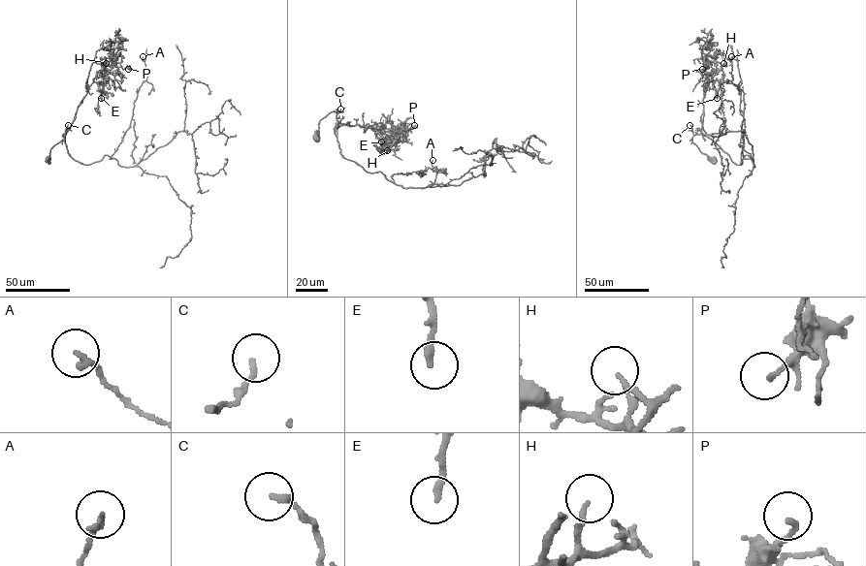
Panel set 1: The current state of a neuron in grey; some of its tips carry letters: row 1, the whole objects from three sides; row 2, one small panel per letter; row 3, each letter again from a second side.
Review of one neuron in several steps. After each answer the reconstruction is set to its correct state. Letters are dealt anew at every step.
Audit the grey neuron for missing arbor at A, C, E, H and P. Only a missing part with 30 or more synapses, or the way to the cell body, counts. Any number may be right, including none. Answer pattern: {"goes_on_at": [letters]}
{"goes_on_at": ["E", "H"]}

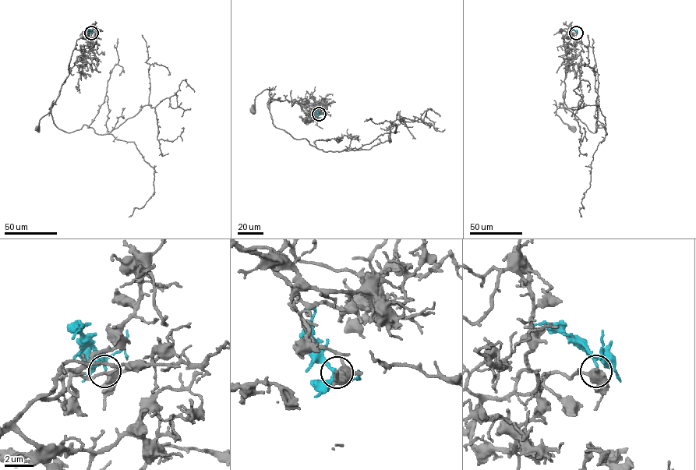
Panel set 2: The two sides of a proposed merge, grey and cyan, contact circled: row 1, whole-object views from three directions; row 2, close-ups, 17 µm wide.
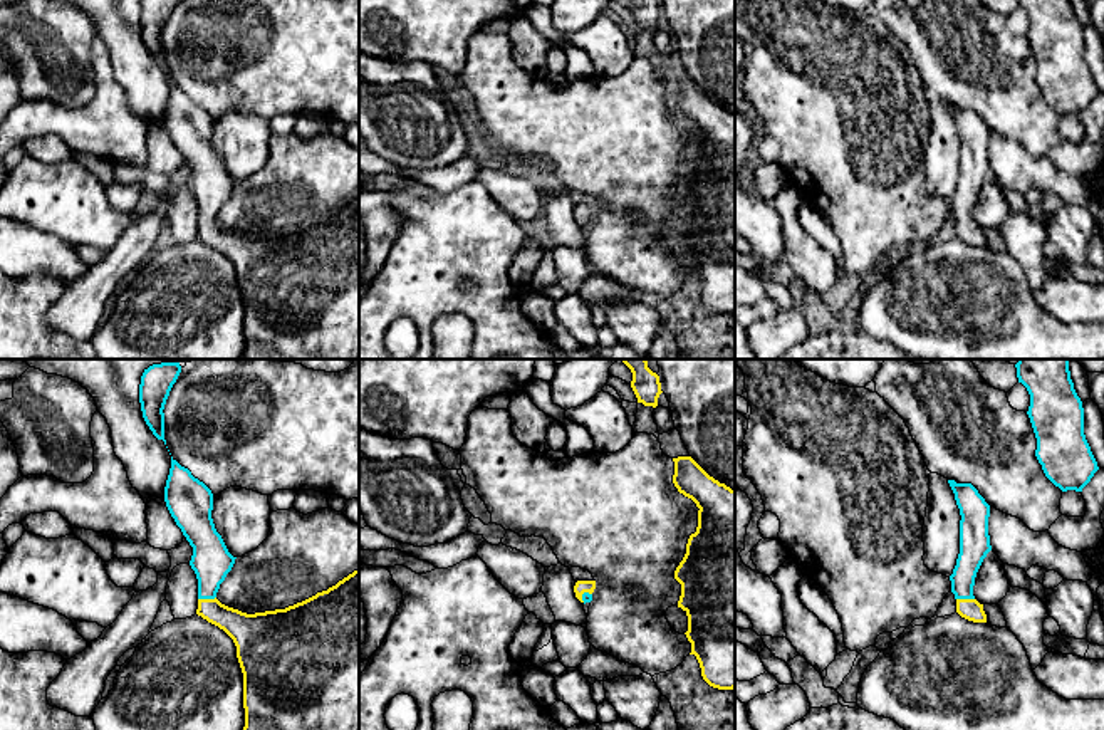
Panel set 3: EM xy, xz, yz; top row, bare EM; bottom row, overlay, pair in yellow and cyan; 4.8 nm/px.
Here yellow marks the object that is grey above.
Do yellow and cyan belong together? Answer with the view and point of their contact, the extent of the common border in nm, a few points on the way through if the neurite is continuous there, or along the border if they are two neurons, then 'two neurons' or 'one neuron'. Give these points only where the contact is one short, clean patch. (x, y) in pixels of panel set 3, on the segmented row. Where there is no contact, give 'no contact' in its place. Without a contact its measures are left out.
meets yellow in xy at (207, 599); contact 90 nm long; runs through xy (247, 631), (225, 618), (207, 599), (210, 561); one neuron

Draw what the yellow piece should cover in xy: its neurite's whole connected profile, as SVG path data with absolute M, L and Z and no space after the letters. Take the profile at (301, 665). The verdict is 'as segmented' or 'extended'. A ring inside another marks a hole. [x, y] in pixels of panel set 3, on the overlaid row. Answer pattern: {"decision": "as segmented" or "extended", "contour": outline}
{"decision": "extended", "contour": "M171 456L164 502L193 547L196 614L223 629L237 646L243 673L243 730L359 730L359 569L327 591L285 609L247 614L216 599L235 559L216 532L211 490Z"}

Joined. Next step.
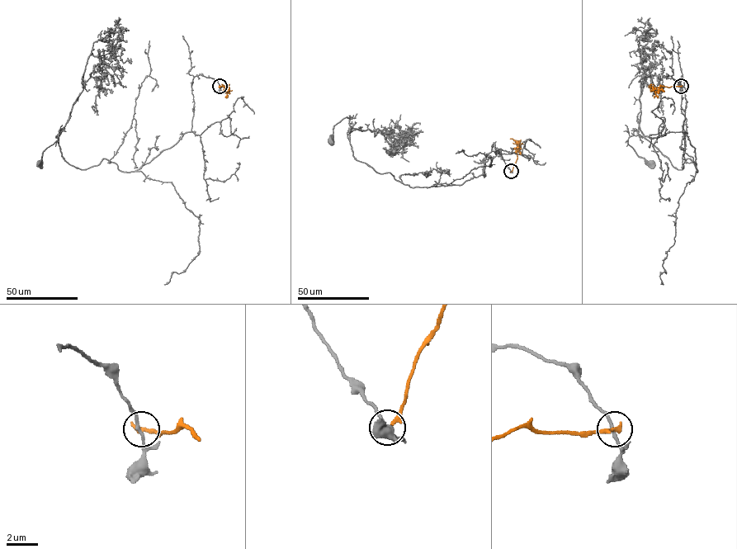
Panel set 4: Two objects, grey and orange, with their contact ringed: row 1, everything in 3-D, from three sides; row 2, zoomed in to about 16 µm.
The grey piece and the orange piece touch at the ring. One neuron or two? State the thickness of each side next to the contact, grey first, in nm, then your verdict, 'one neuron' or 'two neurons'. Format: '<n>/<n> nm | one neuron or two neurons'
180/340 nm | two neurons

